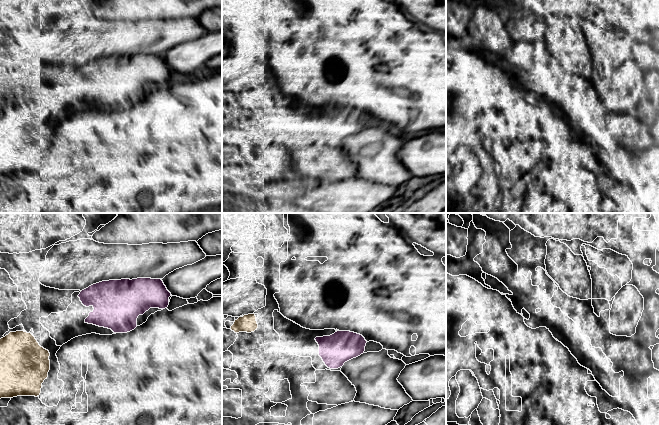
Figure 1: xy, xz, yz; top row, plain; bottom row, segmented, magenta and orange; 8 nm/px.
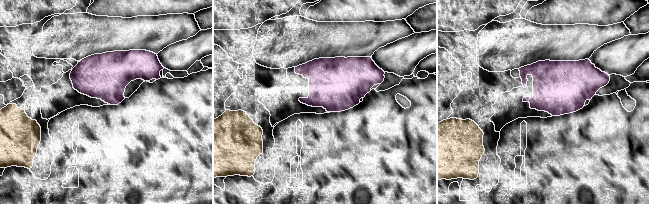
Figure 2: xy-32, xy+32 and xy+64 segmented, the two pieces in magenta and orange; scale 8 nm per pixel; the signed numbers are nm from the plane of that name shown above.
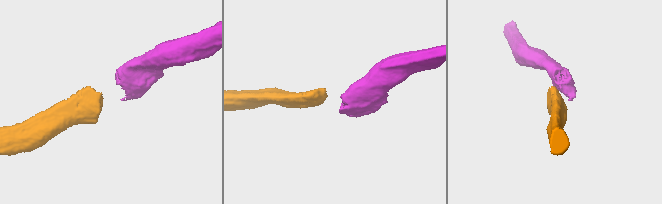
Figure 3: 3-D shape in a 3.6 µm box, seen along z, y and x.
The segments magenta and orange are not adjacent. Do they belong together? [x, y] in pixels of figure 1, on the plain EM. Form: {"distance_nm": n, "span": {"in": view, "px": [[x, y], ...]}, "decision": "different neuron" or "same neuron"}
{"distance_nm": 380, "span": {"in": "xy", "px": [[85, 98], [48, 127]]}, "decision": "same neuron"}

